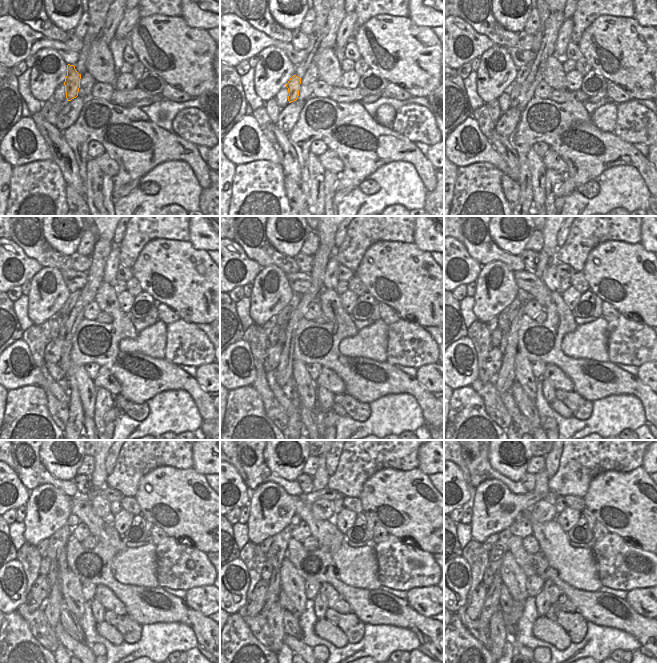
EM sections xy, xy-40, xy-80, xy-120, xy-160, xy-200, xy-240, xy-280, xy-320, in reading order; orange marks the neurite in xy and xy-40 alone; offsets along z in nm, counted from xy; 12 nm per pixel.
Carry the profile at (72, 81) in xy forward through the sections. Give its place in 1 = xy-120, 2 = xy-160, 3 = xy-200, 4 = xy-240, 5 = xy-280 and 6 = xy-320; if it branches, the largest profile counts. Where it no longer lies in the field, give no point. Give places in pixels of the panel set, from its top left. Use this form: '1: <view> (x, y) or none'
1: xy-120 (62, 321)
2: xy-160 (281, 338)
3: xy-200 (504, 339)
4: xy-240 (53, 575)
5: xy-280 (274, 588)
6: xy-320 (492, 599)

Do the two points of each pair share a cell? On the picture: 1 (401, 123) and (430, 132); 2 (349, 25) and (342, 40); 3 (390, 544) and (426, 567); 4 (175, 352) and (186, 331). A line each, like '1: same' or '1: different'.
1: same
2: same
3: same
4: same

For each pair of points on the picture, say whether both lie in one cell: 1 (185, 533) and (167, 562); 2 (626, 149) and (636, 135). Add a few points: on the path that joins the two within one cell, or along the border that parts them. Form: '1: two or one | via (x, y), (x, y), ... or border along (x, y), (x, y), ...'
1: two | border along (167, 535), (182, 544), (193, 545), (201, 551)
2: two | border along (612, 132), (632, 144)

